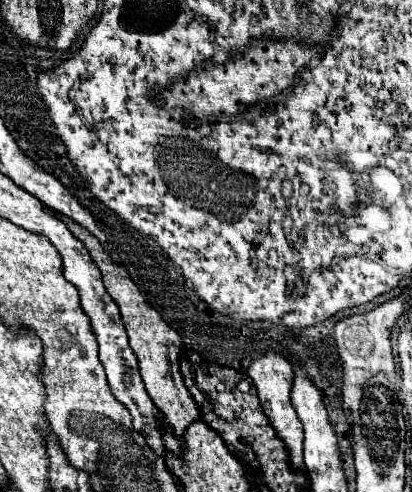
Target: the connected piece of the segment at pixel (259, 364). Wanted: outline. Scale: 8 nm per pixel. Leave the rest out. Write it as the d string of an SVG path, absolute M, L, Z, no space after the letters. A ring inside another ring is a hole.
M269 353L269 357L261 357L261 361L253 361L253 365L249 367L247 375L253 379L261 407L265 411L265 415L269 417L277 437L285 443L287 453L289 453L289 465L297 471L305 471L303 465L303 449L301 449L301 421L297 421L297 413L291 405L291 385L293 385L293 369L291 365L285 361L285 357L273 357L273 353Z

